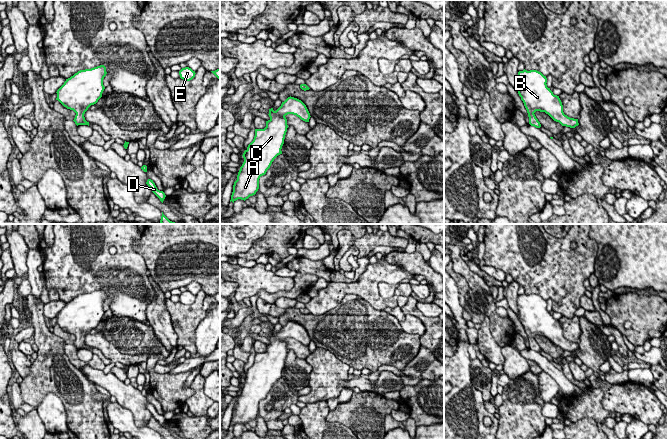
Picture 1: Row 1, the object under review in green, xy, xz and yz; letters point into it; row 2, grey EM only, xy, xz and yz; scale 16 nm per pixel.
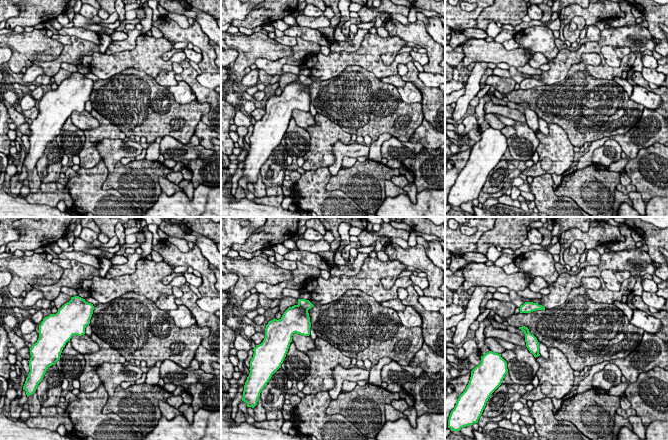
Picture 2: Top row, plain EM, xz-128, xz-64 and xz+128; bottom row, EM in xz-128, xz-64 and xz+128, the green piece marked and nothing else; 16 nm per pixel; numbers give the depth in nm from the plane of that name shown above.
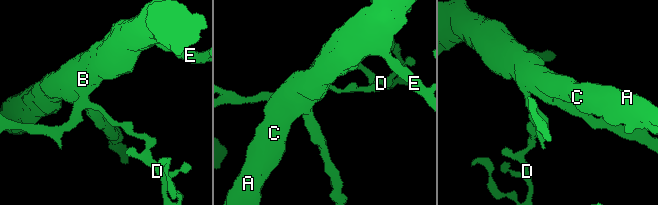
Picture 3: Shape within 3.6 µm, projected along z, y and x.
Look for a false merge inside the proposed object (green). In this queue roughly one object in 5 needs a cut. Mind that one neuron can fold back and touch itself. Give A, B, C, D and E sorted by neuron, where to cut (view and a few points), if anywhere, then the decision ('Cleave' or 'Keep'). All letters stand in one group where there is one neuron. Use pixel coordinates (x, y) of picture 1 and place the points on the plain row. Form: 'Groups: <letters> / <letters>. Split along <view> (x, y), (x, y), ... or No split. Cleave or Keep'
Groups: A B C D E. No split. Keep

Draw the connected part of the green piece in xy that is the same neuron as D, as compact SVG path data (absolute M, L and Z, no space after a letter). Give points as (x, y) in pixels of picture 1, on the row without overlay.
M148 403L146 408L152 413L152 416L160 423L160 425L163 427L166 419L163 415L160 415L157 413L155 407L153 406L153 404Z

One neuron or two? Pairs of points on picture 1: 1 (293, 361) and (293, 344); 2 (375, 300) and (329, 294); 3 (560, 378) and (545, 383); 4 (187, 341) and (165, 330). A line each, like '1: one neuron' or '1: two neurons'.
1: two neurons
2: one neuron
3: two neurons
4: two neurons

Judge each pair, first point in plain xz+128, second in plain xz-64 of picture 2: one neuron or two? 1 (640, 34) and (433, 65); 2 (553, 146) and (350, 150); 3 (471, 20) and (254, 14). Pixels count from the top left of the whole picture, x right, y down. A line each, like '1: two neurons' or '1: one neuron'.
1: two neurons
2: two neurons
3: two neurons

